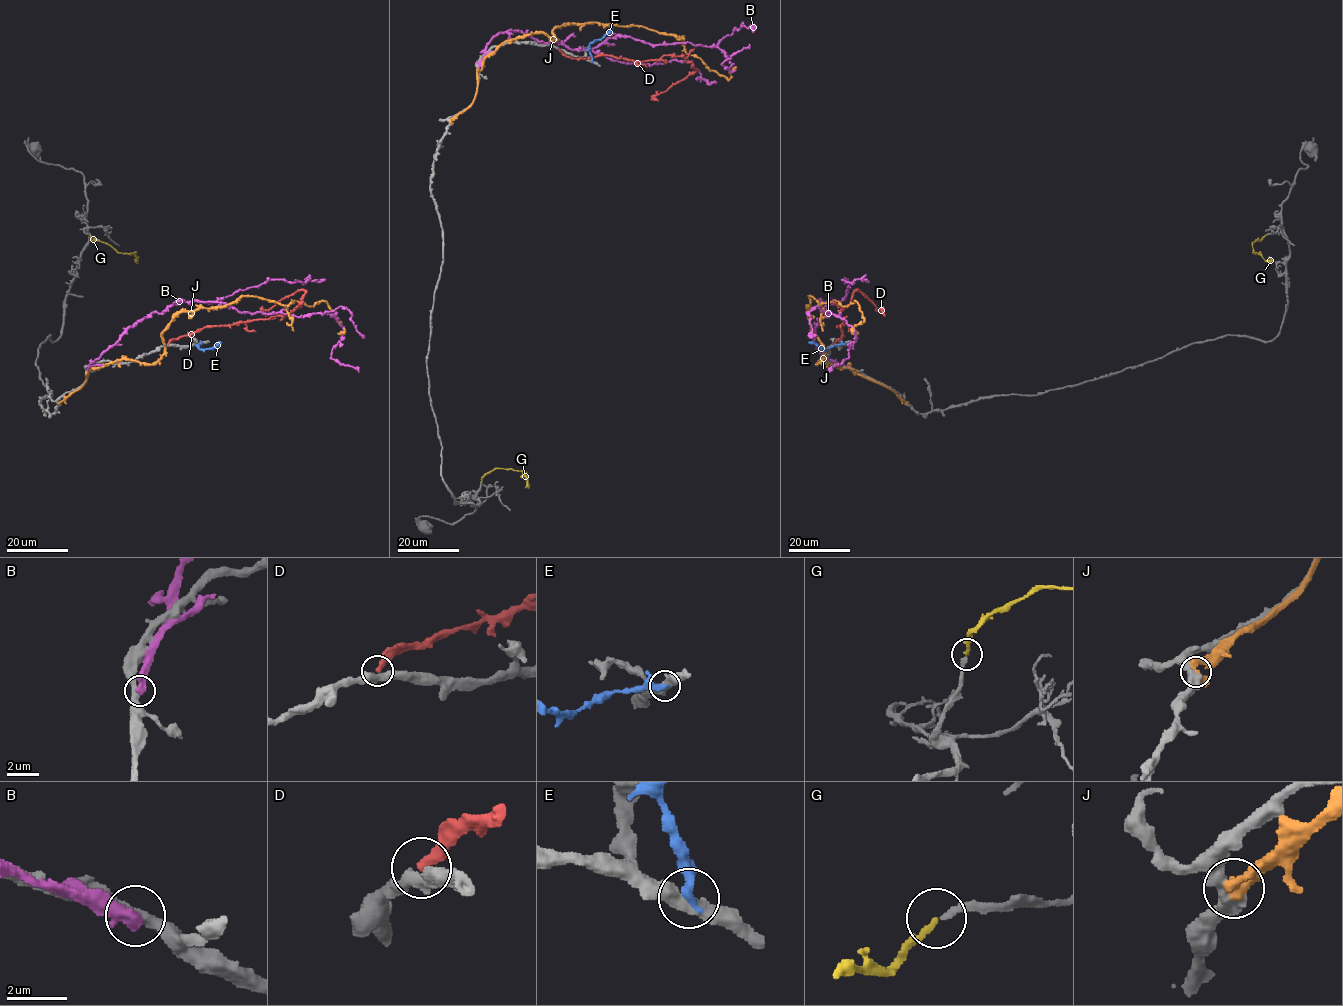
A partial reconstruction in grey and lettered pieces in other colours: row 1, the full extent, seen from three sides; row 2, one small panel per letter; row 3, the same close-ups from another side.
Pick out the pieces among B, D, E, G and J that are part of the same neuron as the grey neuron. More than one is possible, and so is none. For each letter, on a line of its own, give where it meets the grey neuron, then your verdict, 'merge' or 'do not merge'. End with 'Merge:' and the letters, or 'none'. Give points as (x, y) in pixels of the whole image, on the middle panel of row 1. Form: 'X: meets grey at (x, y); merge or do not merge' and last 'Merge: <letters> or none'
B: meets grey at (478, 69); do not merge
D: meets grey at (559, 49); do not merge
E: meets grey at (592, 61); do not merge
G: meets grey at (481, 481); merge
J: meets grey at (450, 121); do not merge
Merge: G

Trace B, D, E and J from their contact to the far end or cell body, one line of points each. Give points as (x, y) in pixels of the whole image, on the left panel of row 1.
B: (87, 369), (151, 313), (182, 301), (218, 301), (250, 313), (331, 314), (343, 329), (331, 357), (359, 372)
D: (168, 344), (209, 326), (288, 315), (301, 305), (305, 292), (296, 291), (281, 298), (263, 311), (267, 315)
E: (201, 343), (199, 349), (212, 349), (221, 342)
J: (59, 403), (92, 368), (154, 363), (180, 312), (243, 296), (325, 301), (344, 329), (337, 333)

